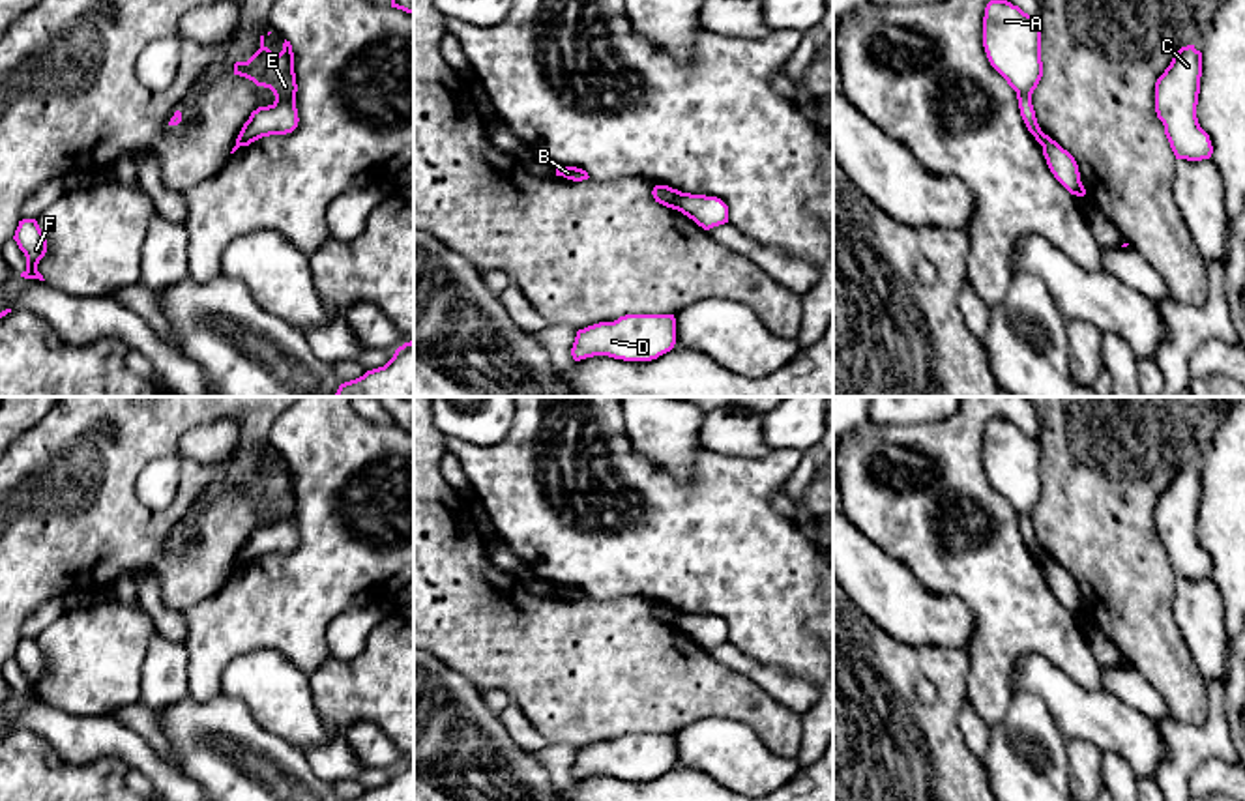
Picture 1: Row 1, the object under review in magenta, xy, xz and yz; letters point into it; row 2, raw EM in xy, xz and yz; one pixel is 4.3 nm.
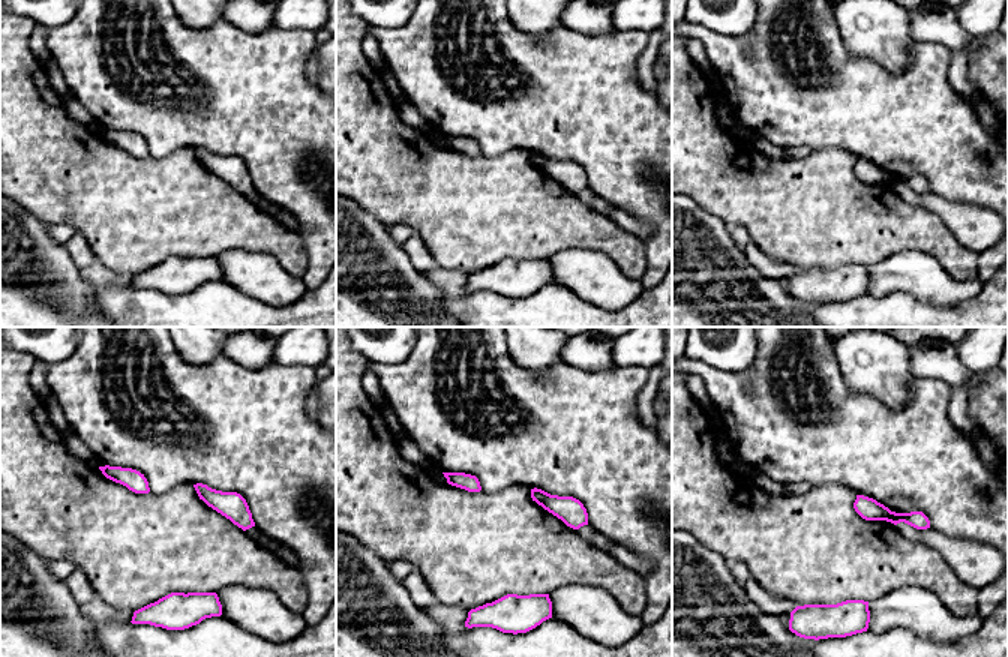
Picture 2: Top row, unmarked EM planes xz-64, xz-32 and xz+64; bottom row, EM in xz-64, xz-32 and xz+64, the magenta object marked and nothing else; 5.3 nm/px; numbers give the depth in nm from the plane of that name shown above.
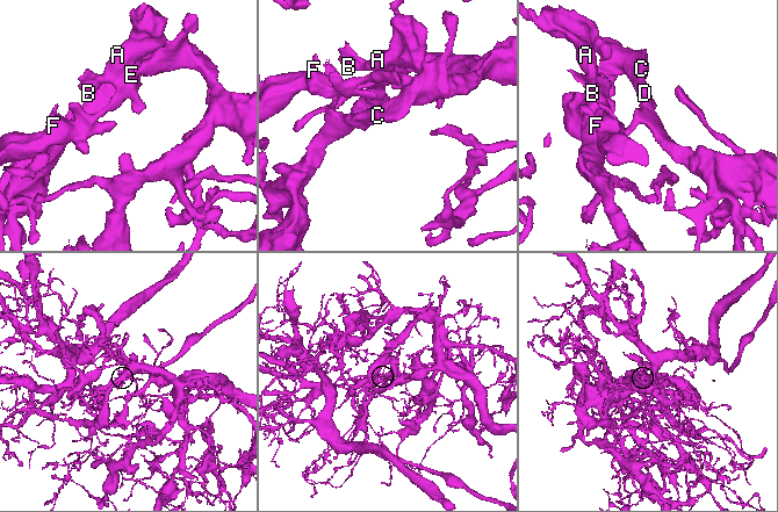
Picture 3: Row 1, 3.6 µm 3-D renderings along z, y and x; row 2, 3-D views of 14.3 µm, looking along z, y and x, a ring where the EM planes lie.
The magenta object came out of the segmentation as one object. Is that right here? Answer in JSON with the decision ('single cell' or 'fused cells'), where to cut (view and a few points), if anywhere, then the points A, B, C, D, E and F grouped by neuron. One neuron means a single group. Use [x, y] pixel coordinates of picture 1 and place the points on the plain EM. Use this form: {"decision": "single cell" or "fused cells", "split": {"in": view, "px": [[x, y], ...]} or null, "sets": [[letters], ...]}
{"decision": "fused cells", "split": {"in": "xz", "px": [[656, 605], [676, 627]]}, "sets": [["A", "B", "C", "D", "E"], ["F"]]}

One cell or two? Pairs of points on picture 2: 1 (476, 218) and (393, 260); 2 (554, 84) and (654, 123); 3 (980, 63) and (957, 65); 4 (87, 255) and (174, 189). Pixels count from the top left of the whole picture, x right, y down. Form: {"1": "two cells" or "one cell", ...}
{"1": "two cells", "2": "one cell", "3": "two cells", "4": "two cells"}

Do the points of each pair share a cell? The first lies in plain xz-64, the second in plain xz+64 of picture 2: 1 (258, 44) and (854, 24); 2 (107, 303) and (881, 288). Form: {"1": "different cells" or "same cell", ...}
{"1": "different cells", "2": "different cells"}

